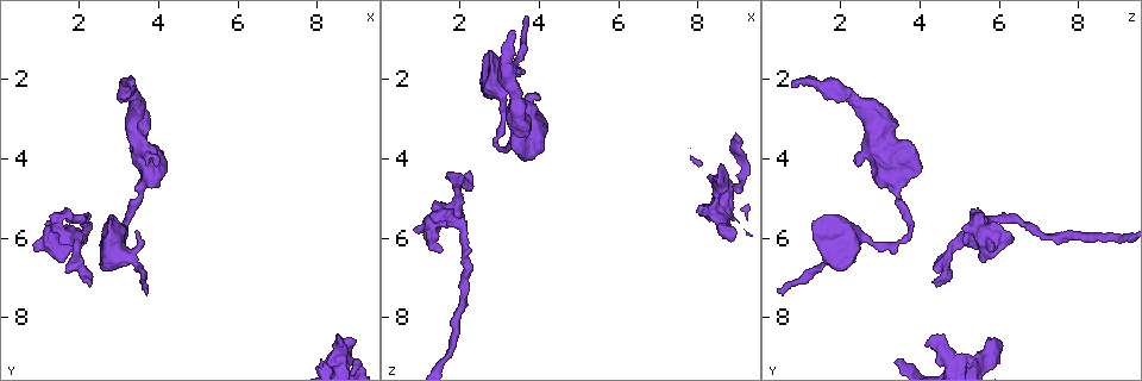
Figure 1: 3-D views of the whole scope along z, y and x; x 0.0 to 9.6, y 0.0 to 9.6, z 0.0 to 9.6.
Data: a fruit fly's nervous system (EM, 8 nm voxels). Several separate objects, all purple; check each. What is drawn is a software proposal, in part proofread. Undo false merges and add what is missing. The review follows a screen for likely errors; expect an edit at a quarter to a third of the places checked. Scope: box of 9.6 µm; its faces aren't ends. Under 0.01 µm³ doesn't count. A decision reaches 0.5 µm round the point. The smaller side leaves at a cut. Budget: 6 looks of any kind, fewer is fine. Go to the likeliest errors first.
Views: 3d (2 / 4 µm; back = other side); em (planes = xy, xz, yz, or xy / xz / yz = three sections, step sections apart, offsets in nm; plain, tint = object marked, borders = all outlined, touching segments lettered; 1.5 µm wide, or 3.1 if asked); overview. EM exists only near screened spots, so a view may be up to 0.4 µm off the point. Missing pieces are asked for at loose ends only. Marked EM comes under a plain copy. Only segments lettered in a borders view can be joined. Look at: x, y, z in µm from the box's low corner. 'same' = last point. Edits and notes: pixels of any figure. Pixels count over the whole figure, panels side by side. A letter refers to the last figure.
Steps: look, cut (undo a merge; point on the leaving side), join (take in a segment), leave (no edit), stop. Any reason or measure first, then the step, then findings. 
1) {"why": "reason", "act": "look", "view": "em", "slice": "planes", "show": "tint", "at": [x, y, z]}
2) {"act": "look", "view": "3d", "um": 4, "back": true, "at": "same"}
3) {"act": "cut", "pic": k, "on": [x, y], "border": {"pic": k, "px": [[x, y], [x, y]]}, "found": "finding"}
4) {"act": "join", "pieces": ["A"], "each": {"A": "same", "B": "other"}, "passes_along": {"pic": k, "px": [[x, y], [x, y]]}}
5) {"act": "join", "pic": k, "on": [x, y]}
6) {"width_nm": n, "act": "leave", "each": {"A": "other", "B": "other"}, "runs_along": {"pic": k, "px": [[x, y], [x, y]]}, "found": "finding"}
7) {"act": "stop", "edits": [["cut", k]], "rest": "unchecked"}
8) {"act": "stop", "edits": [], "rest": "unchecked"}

{"why": "long arm stops here", "act": "look", "view": "em", "slice": "planes", "show": "tint", "at": [3.30, 2.15, 0.75]}

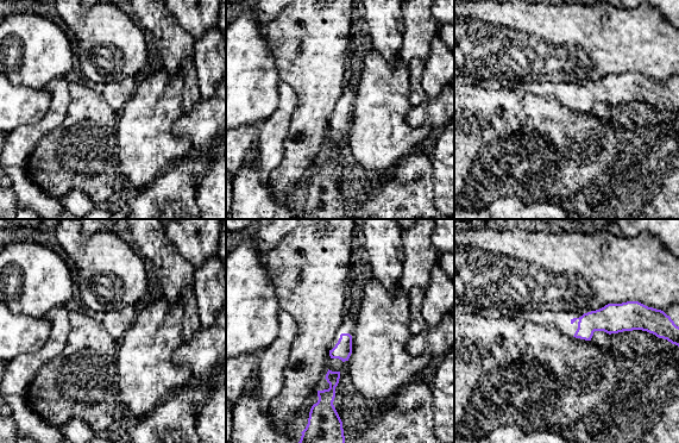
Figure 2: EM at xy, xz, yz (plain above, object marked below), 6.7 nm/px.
{"why": "what lies round it", "act": "look", "view": "em", "slice": "planes", "show": "borders", "at": "same"}

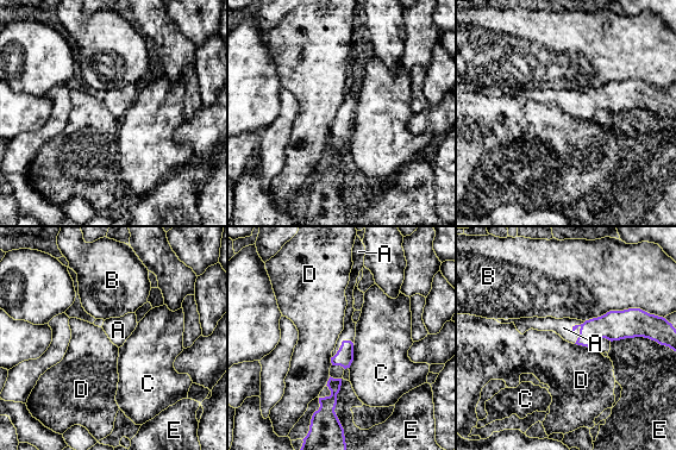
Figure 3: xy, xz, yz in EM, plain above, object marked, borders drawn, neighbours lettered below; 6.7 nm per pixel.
{"act": "join", "pieces": ["A"], "each": {"A": "same", "B": "other", "C": "other", "D": "other", "E": "other"}, "found": "it goes on there"}

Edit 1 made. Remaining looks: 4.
{"why": "branch stops here", "act": "look", "view": "em", "slice": "xz", "step": 4, "show": "tint", "at": [2.35, 7.25, 4.35]}

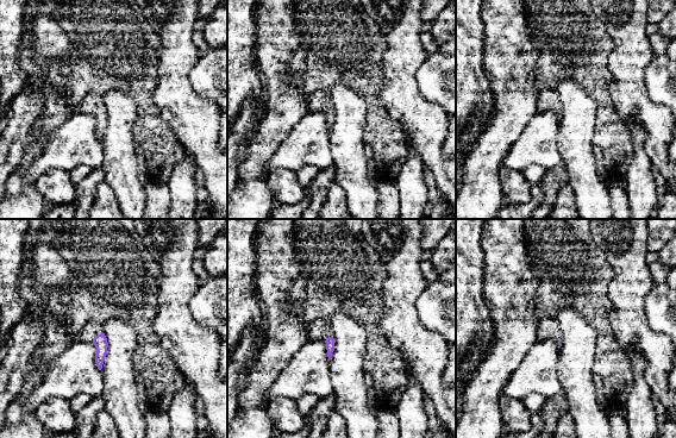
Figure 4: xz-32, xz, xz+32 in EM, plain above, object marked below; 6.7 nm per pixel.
{"act": "look", "view": "em", "slice": "planes", "show": "tint", "at": "same"}

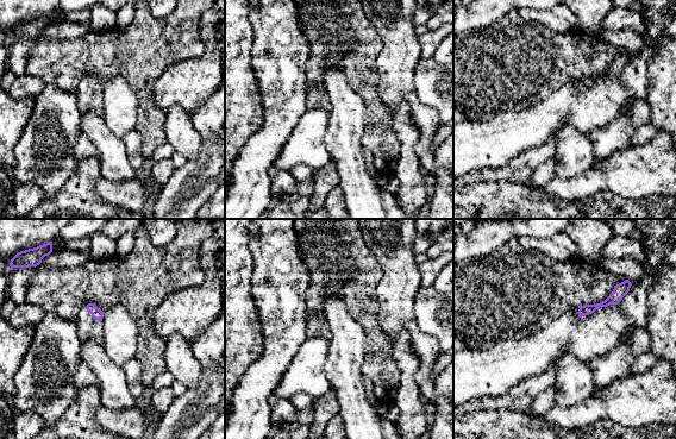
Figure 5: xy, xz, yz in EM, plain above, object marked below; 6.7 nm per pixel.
{"act": "look", "view": "em", "slice": "planes", "show": "borders", "at": "same"}

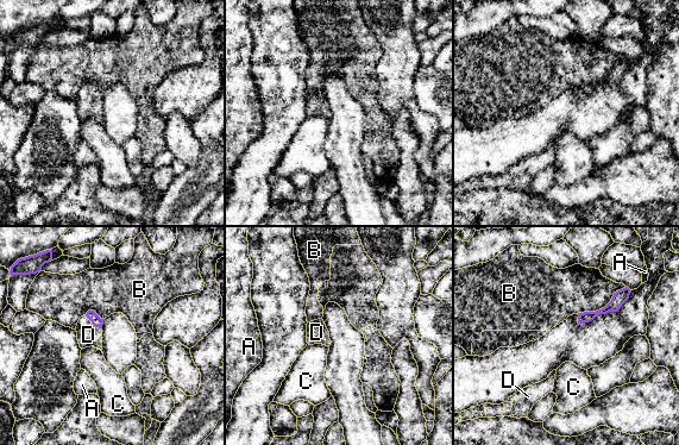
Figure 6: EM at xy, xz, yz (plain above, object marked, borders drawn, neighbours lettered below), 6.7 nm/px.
{"longest_contact_nm": ["B", 380], "act": "join", "pieces": ["D"], "each": {"A": "other", "B": "other", "C": "other", "D": "same"}, "passes_along": {"pic": 6, "px": [[92, 315], [93, 324], [88, 334]]}, "found": "the neuron continues"}

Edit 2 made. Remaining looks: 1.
{"act": "stop", "edits": [["join", 3], ["join", 6]], "rest": "unchecked"}

